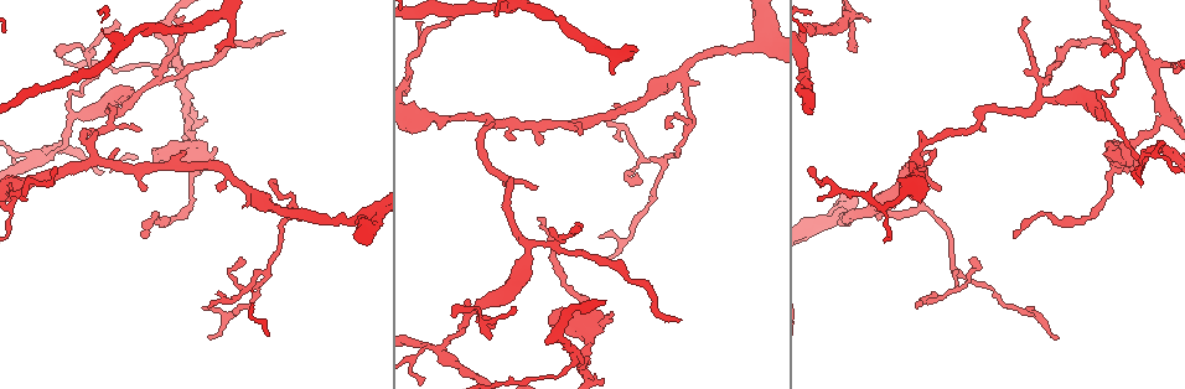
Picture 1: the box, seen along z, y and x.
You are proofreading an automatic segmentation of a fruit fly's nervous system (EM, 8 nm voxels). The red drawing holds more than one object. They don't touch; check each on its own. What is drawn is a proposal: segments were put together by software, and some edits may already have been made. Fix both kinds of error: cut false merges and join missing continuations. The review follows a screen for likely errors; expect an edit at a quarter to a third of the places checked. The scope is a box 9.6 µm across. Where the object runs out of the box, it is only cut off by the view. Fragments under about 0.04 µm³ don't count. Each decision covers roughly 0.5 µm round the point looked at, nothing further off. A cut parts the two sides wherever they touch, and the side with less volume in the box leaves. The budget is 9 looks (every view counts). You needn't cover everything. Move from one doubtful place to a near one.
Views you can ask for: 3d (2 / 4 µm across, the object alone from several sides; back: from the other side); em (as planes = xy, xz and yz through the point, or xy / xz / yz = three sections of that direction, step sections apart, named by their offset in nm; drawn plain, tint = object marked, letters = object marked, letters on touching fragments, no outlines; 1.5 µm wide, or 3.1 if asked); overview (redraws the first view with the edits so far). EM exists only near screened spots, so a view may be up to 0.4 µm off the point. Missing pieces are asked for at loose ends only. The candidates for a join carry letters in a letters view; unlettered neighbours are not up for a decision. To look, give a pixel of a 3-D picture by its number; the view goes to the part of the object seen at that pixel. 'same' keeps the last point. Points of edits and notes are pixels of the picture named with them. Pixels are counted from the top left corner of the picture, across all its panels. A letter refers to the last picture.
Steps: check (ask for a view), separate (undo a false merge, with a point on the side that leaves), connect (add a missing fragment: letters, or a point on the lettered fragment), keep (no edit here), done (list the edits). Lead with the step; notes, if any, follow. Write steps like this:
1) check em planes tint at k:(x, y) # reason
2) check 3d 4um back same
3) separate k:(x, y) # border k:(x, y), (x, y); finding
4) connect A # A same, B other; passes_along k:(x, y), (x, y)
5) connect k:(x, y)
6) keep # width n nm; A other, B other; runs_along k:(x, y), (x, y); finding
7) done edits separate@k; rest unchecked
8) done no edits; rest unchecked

check 3d 4um back at 1:(1143, 158) # arms run side by side

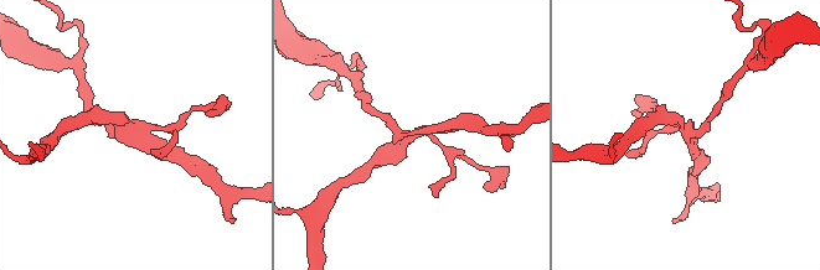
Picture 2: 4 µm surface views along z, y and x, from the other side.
check em xz step 4 letters at 2:(696, 130) # arms 4

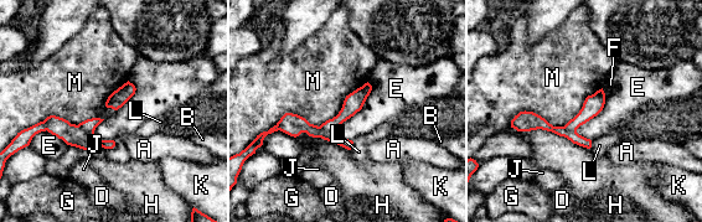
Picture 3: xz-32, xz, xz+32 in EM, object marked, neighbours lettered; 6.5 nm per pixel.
separate 3:(72, 134) # width 110 nm; A other, B other, D other, E other, F other, G other, H other, J other, K other, L other, M other; part_leaving 3:(514, 123), (542, 123), (588, 144); a second neuron is stuck on

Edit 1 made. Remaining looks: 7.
check overview

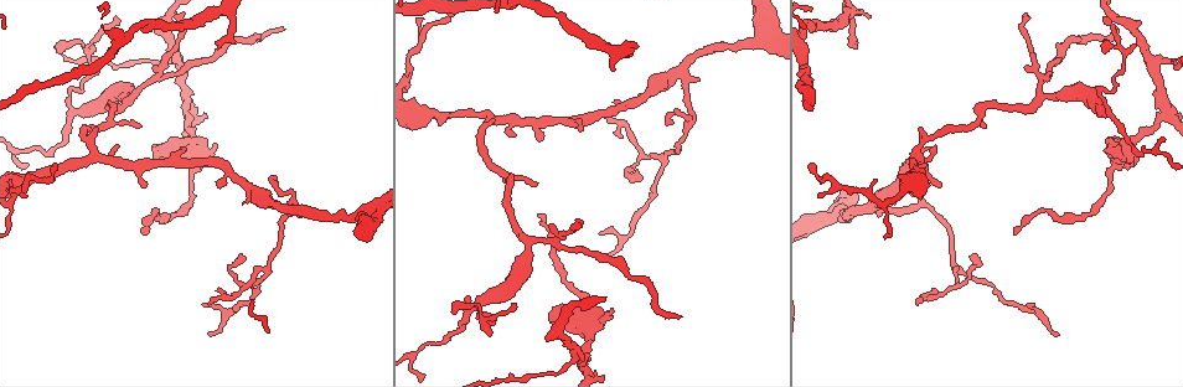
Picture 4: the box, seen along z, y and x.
check em xz step 8 plain at 4:(535, 185) # tapers out

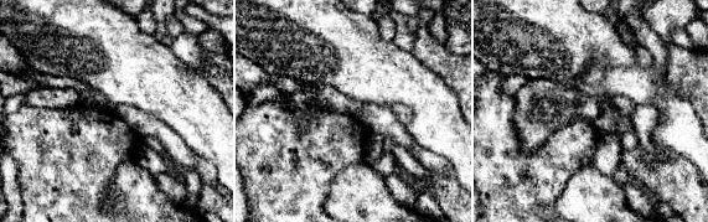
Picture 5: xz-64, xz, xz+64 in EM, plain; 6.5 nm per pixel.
check em xz step 8 letters same # see the neighbours

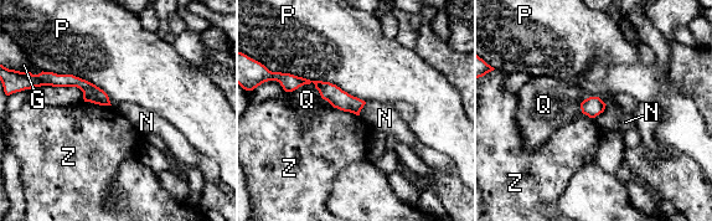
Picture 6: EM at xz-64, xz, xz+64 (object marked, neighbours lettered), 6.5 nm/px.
keep # G other, N other, P other, Q other, Z other; no lettered fragment goes on from it

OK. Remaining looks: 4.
check em xy step 8 tint at 4:(143, 235) # tapers out

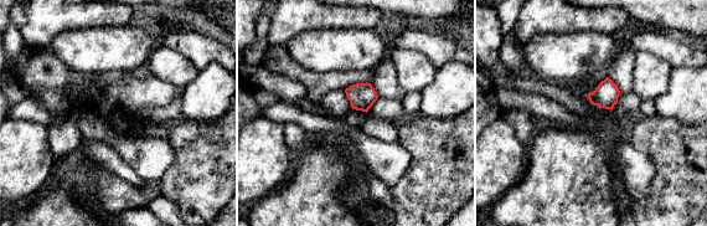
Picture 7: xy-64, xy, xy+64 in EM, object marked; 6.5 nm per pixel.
check em yz step 8 letters same # another direction

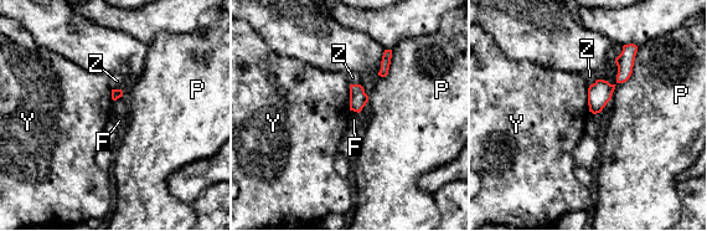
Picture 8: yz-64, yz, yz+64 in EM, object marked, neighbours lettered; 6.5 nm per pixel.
keep # F other, P other, Y other, Z other; runs_along 8:(629, 51), (623, 76), (592, 108); none of them fits

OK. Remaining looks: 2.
check 3d 4um at 4:(869, 15) # free end

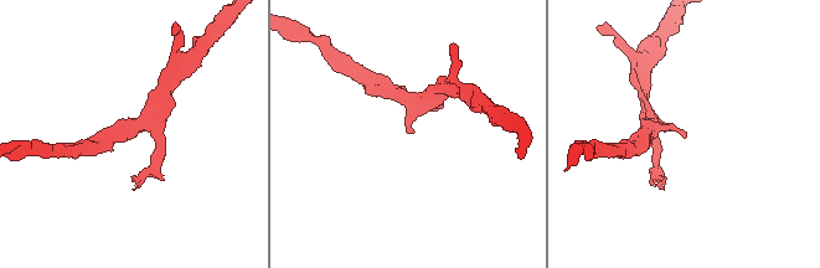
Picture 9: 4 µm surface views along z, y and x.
check em planes letters at 9:(410, 133) # arm_widths 220, 240 nm

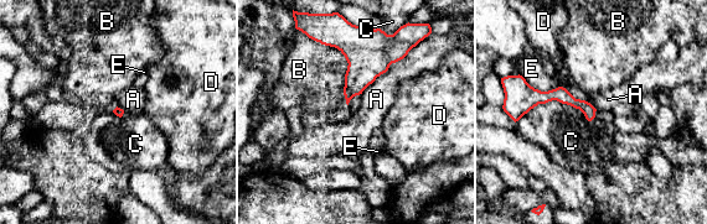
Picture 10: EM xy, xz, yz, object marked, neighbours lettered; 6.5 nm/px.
keep # A other, B other, C other, D other, E other; runs_along 10:(520, 109), (563, 95), (592, 114); no lettered fragment goes on from it

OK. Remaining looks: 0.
done edits separate@3; rest unchecked

